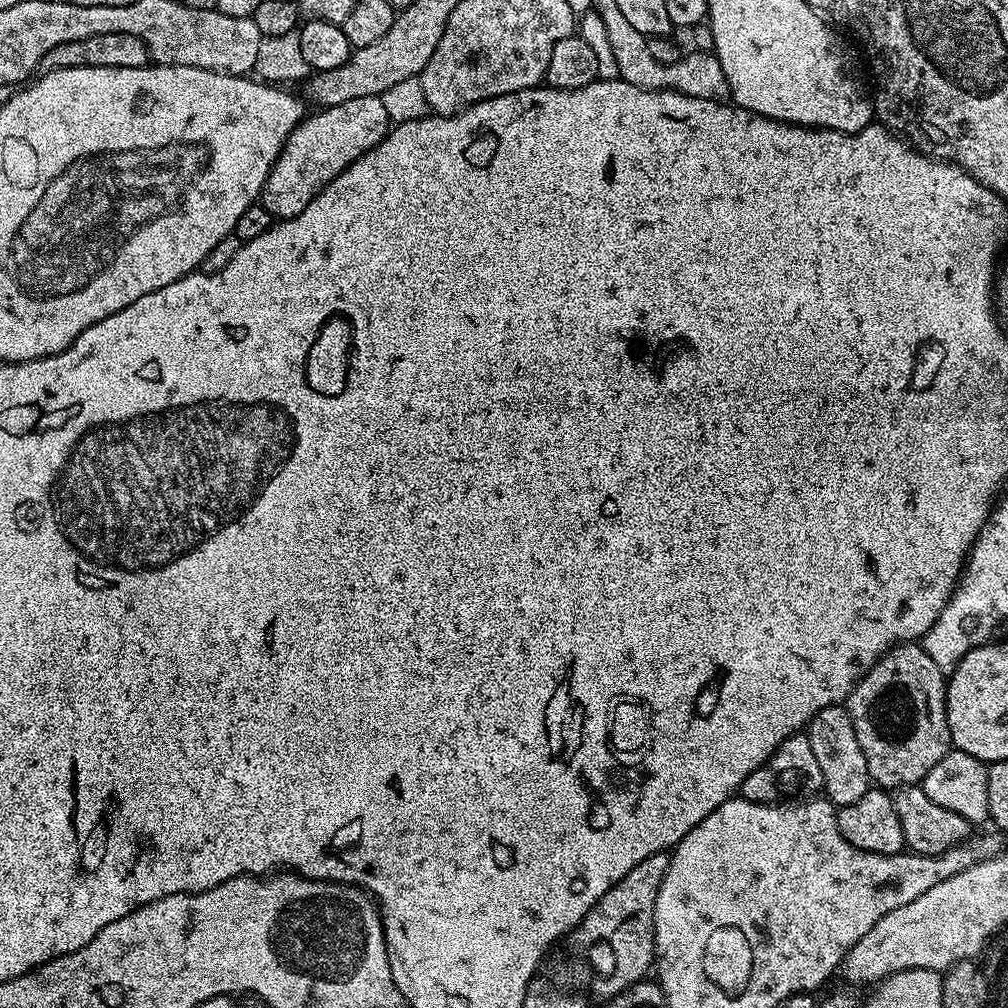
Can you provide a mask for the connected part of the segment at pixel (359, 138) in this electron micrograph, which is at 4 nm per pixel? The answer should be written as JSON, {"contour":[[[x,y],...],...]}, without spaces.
{"contour":[[[379,96],[353,98],[338,106],[320,108],[316,113],[305,115],[298,127],[286,138],[284,149],[278,154],[274,166],[260,191],[258,203],[266,206],[276,220],[289,220],[306,206],[331,180],[338,178],[355,160],[362,158],[390,131],[390,121]]]}

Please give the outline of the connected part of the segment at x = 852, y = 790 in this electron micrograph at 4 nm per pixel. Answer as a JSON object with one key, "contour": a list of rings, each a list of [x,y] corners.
{"contour":[[[831,704],[818,710],[818,714],[808,721],[806,734],[810,738],[814,758],[818,758],[818,767],[822,769],[823,795],[837,806],[858,802],[858,798],[868,792],[870,781],[866,754],[862,754],[862,746],[858,746],[858,734],[854,734],[854,722],[850,722],[847,707]]]}

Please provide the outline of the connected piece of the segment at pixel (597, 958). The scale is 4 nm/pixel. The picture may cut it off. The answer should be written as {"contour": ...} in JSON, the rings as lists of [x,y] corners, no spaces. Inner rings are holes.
{"contour":[[[668,852],[650,854],[626,878],[622,878],[613,888],[606,890],[602,898],[582,918],[582,922],[570,933],[570,941],[592,963],[592,972],[596,977],[591,977],[590,988],[593,993],[611,998],[626,990],[632,984],[641,983],[647,972],[651,973],[656,959],[656,939],[654,938],[654,906],[658,898],[658,890],[662,886],[662,878],[668,869]]]}

